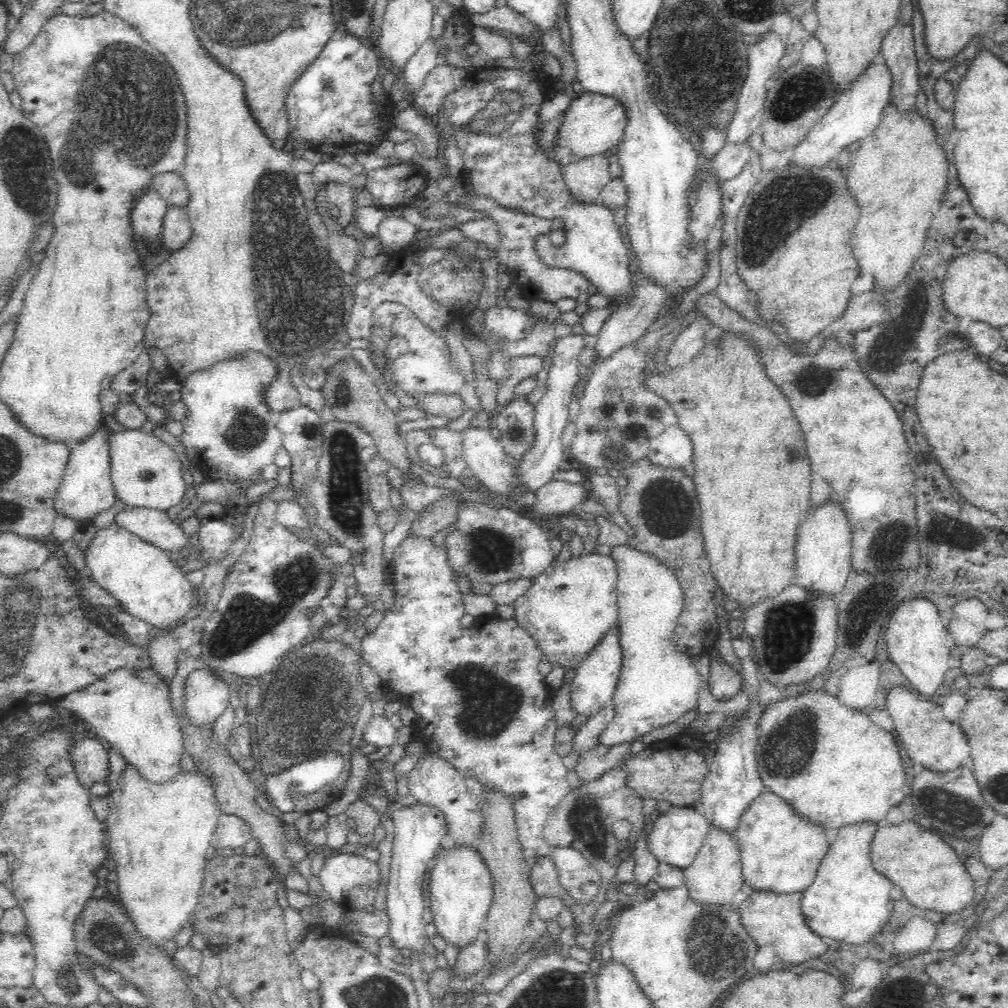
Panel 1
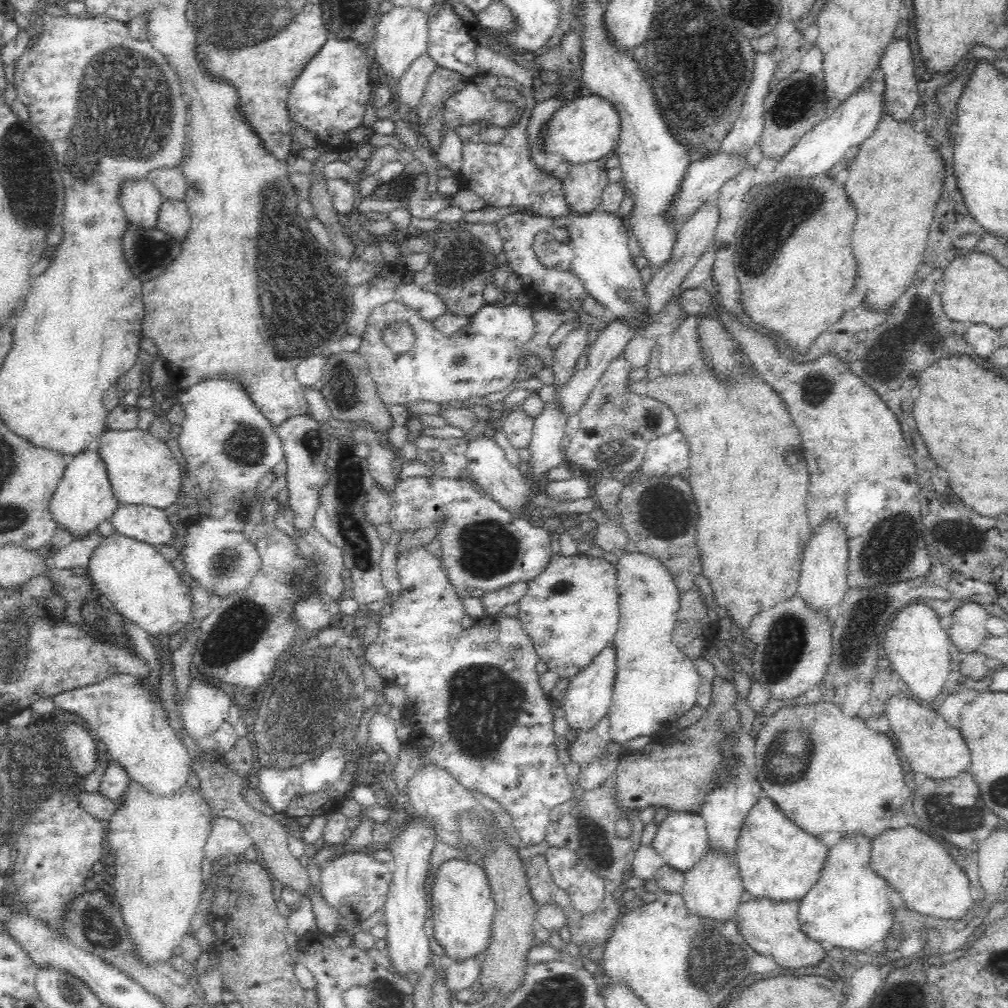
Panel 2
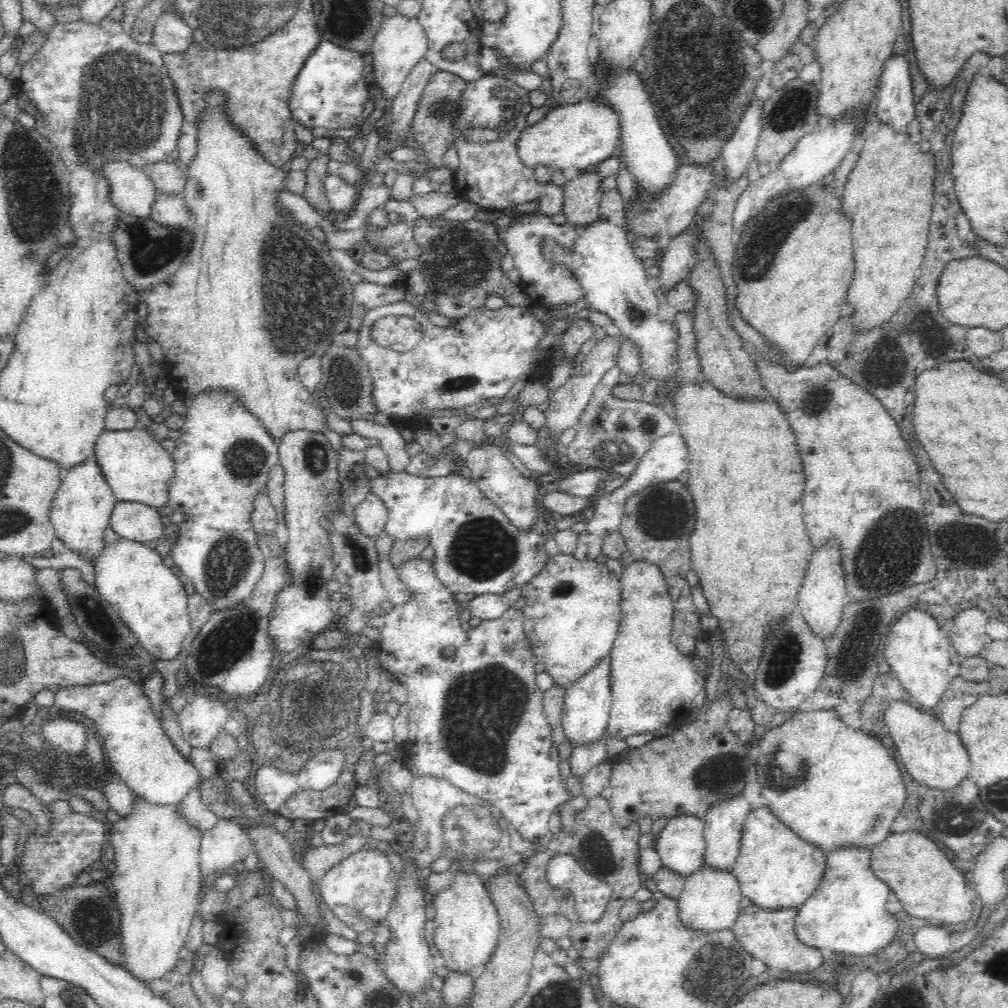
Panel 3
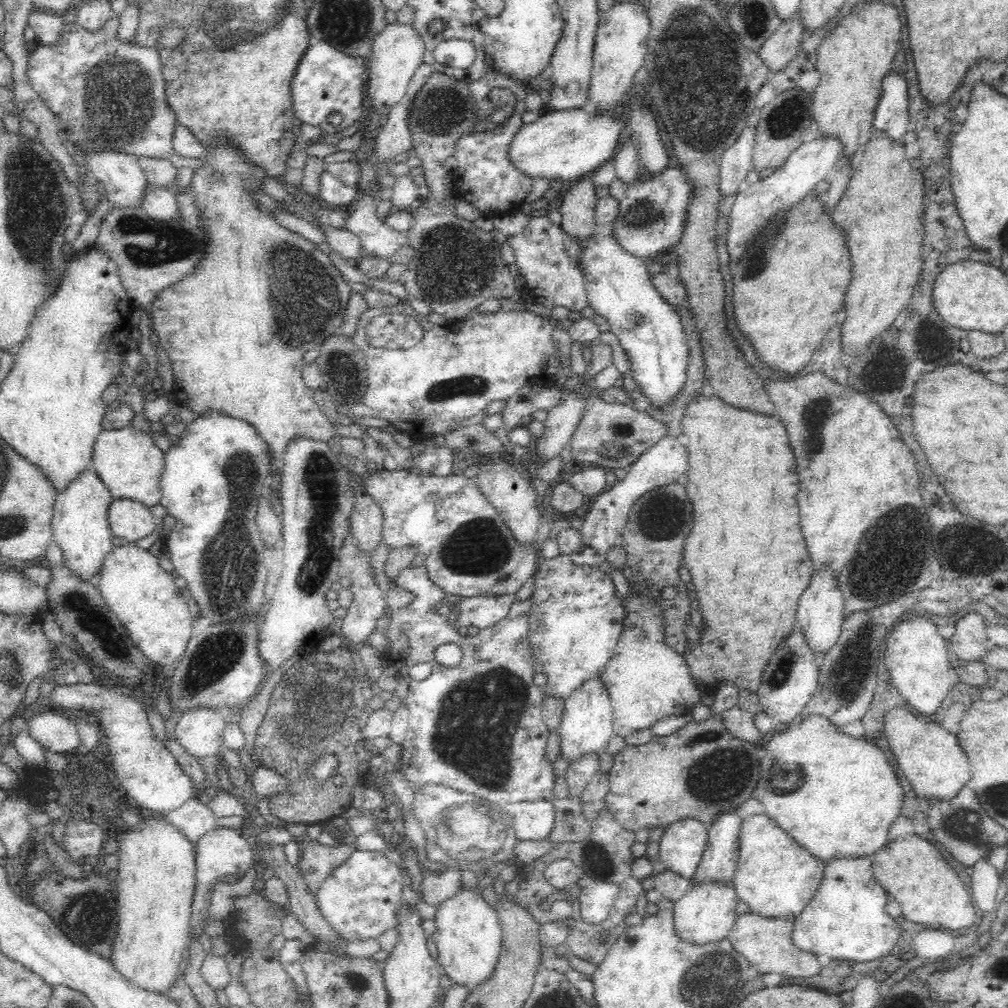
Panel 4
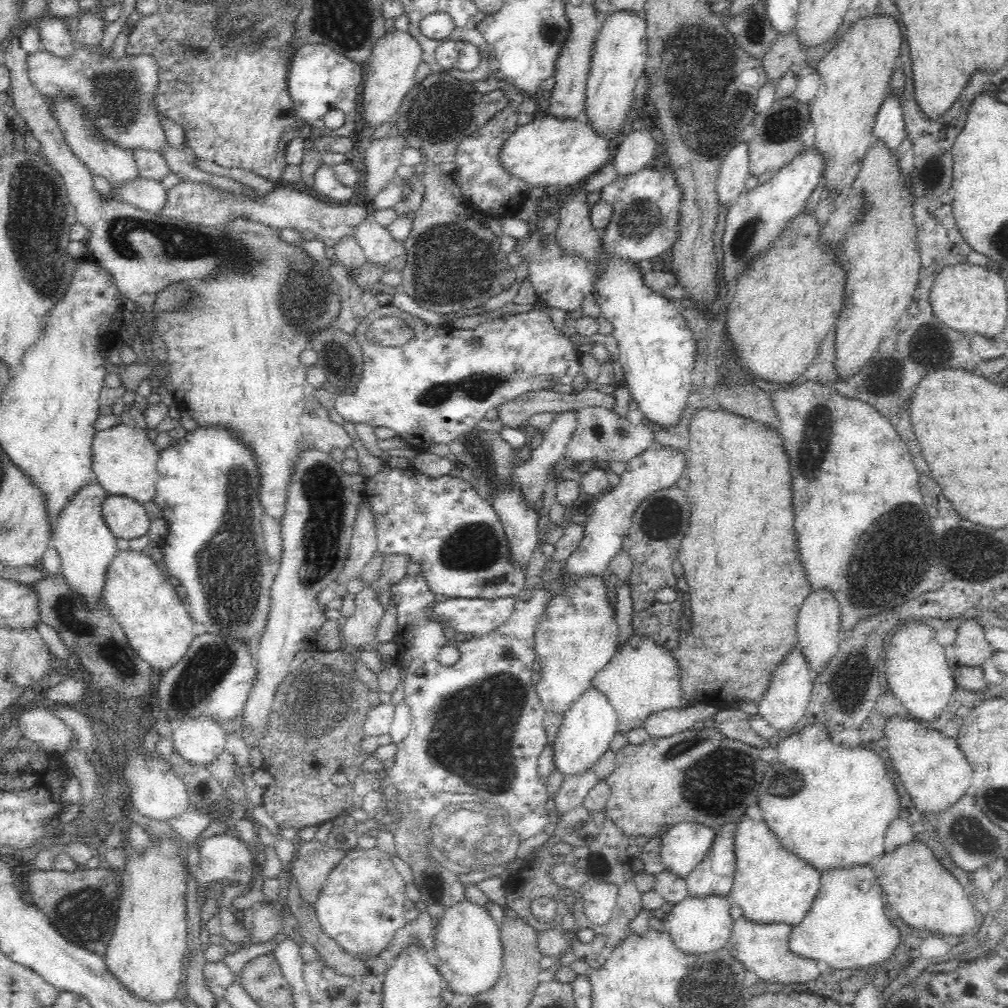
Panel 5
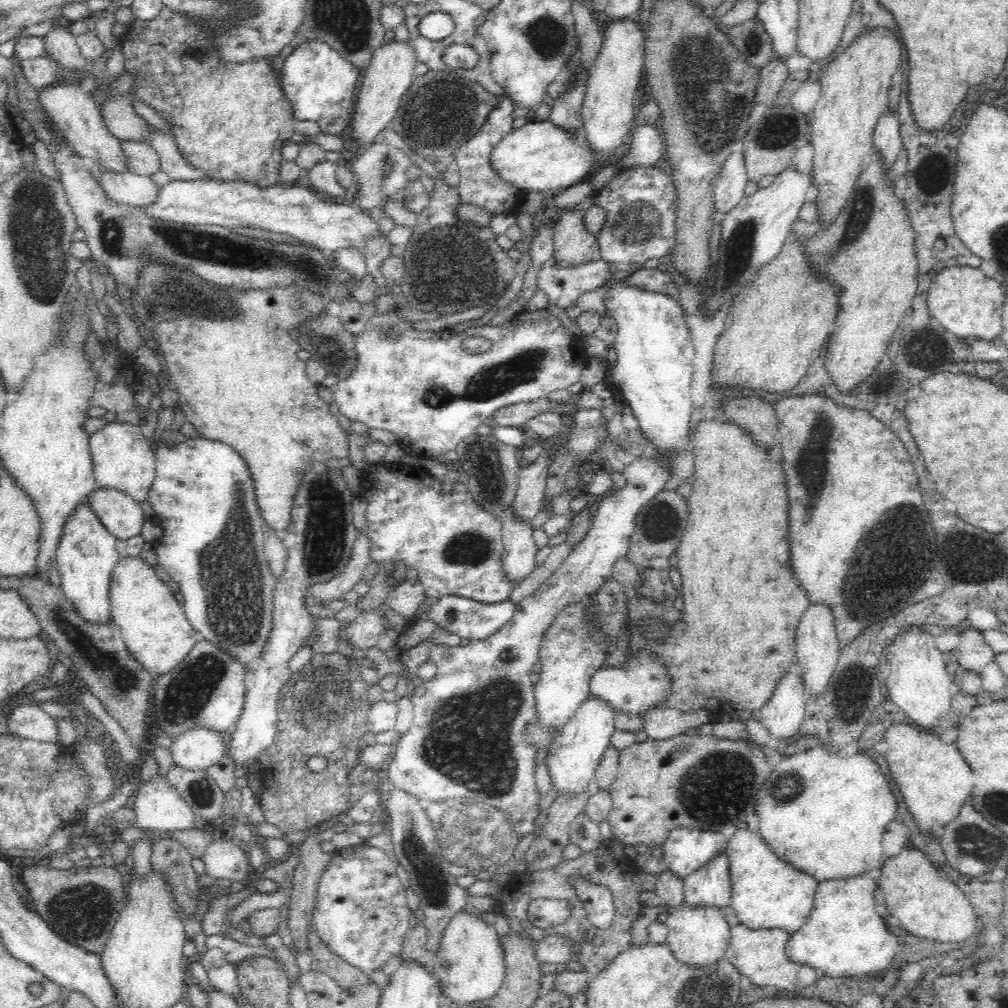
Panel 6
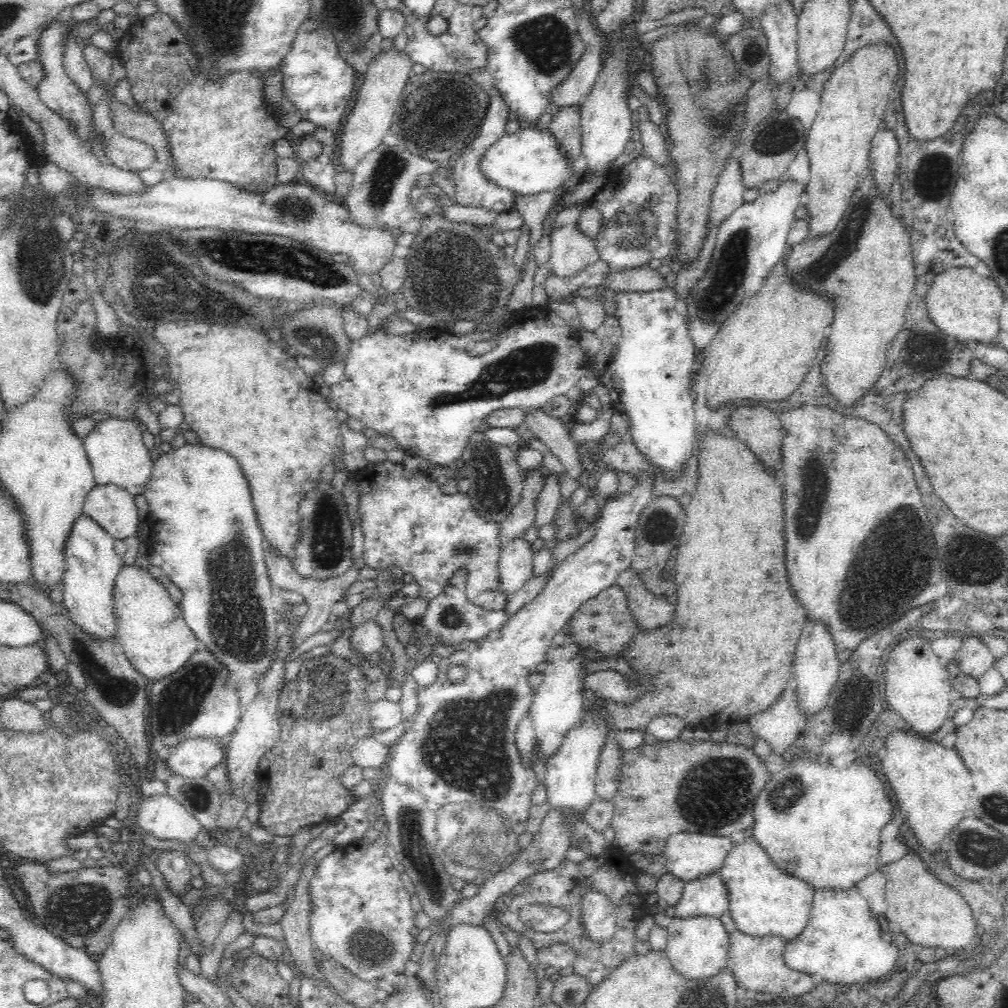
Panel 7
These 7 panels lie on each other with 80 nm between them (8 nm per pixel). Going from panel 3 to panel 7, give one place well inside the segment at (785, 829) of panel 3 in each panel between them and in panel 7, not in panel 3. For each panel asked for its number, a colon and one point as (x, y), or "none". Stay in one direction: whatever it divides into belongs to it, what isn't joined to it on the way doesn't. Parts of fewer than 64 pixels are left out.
4: (775, 875)
5: (772, 883)
6: (768, 892)
7: (763, 898)

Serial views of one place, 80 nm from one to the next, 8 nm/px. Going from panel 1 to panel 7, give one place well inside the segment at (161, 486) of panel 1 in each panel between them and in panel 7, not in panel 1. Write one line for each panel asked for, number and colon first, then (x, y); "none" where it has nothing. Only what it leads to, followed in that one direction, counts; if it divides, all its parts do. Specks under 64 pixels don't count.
2: (142, 471)
3: (138, 469)
4: (129, 462)
5: (125, 460)
6: (123, 459)
7: (118, 456)

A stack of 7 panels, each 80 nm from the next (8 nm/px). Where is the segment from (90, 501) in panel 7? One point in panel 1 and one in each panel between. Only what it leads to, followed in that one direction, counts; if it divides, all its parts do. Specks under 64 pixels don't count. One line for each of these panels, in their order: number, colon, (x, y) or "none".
1: (154, 526)
2: (144, 523)
3: (136, 521)
4: (129, 519)
5: (127, 518)
6: (123, 517)

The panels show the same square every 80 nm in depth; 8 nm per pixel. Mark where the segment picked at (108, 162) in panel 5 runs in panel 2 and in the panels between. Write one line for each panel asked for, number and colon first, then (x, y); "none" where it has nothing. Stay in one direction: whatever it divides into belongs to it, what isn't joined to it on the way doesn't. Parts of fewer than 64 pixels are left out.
2: (142, 202)
3: (133, 193)
4: (125, 184)

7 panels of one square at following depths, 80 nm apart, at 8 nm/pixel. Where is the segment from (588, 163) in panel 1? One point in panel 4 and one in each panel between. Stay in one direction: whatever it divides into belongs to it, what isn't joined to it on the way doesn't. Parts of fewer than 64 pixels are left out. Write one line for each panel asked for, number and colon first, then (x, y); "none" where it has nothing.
2: (583, 185)
3: (582, 192)
4: (577, 206)

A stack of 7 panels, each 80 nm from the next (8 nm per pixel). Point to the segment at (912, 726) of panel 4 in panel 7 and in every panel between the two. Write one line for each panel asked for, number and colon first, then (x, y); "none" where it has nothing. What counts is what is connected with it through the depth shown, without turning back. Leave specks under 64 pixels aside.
5: (931, 766)
6: (933, 777)
7: (932, 785)

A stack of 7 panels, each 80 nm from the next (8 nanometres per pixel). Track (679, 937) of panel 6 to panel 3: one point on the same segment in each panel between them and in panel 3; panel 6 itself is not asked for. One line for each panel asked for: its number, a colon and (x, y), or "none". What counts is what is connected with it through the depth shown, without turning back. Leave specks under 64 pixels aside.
3: (710, 899)
4: (707, 910)
5: (697, 923)

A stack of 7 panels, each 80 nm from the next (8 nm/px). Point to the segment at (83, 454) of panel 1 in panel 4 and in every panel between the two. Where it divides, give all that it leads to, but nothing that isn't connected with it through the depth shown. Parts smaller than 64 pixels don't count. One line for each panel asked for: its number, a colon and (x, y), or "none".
2: (84, 497)
3: (82, 506)
4: (80, 525)

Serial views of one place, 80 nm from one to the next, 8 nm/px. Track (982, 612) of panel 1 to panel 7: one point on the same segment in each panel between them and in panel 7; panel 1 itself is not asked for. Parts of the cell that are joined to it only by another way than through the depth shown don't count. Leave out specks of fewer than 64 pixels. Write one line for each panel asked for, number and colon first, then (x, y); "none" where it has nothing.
2: (967, 630)
3: (968, 636)
4: (970, 642)
5: (970, 645)
6: (972, 652)
7: (973, 657)

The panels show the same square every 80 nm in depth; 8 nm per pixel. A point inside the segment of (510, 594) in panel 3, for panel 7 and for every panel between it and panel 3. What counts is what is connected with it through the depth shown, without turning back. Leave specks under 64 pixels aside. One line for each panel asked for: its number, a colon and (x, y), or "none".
4: (476, 612)
5: (473, 617)
6: (469, 619)
7: (450, 618)

